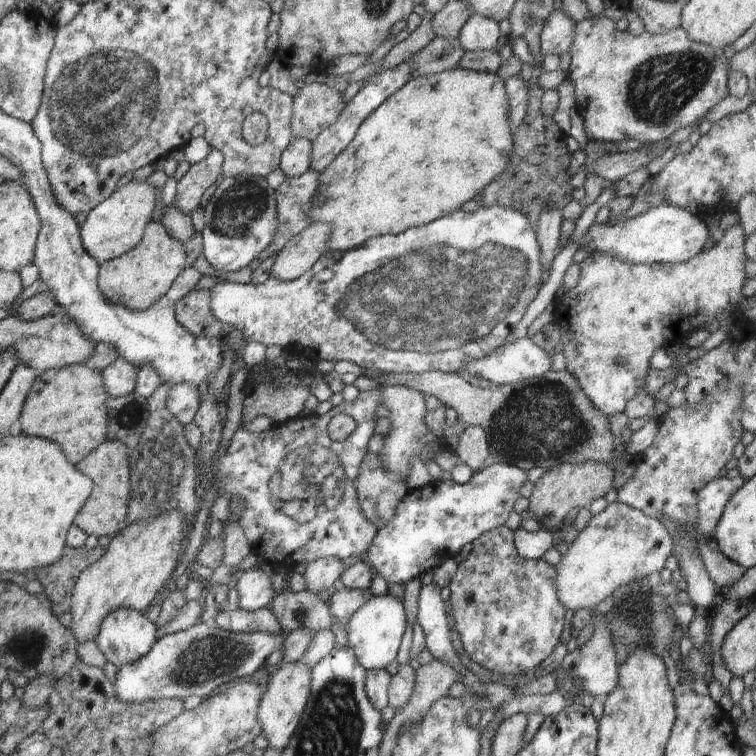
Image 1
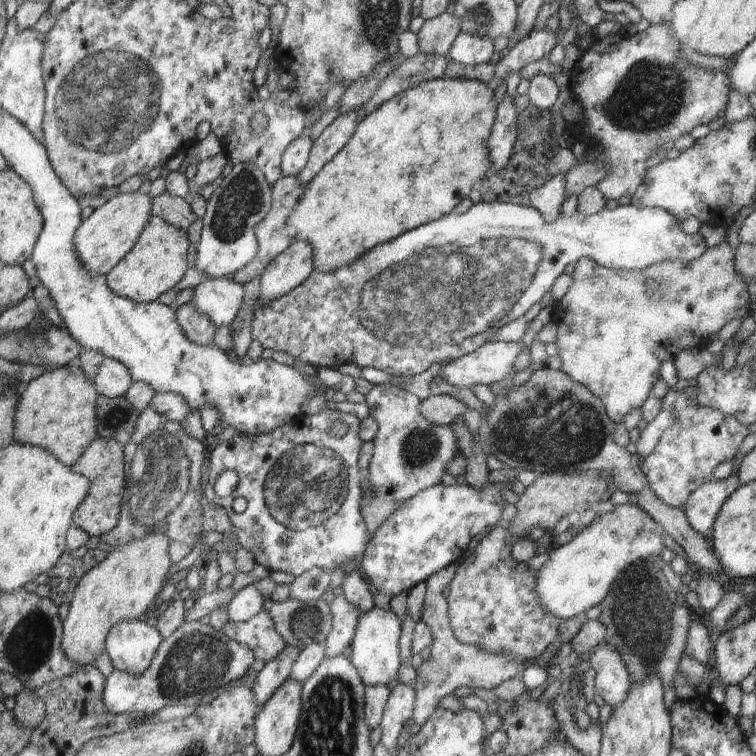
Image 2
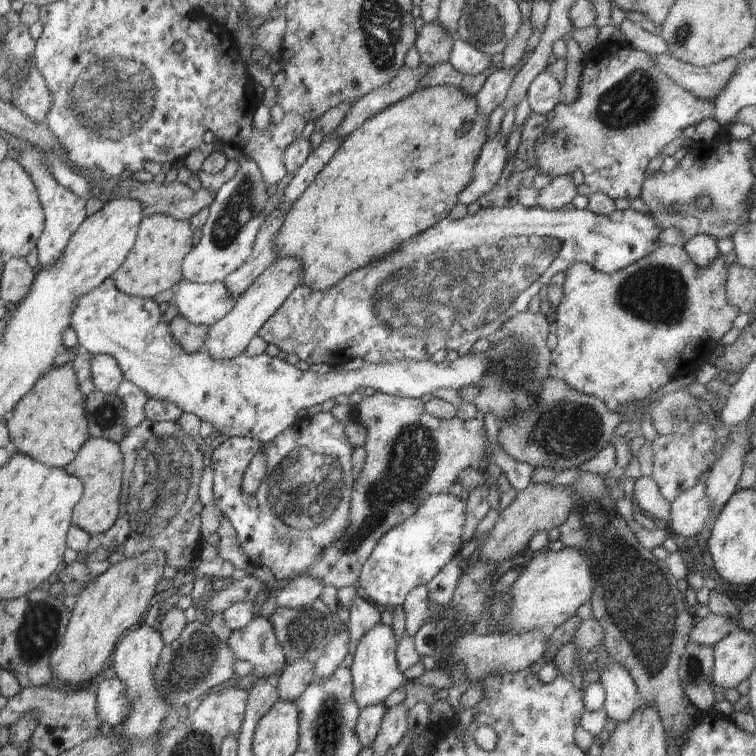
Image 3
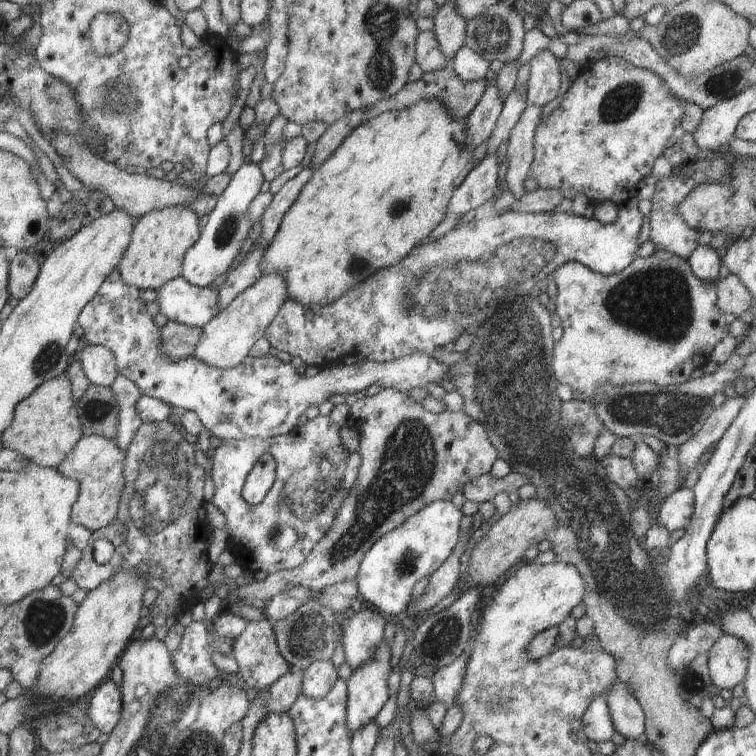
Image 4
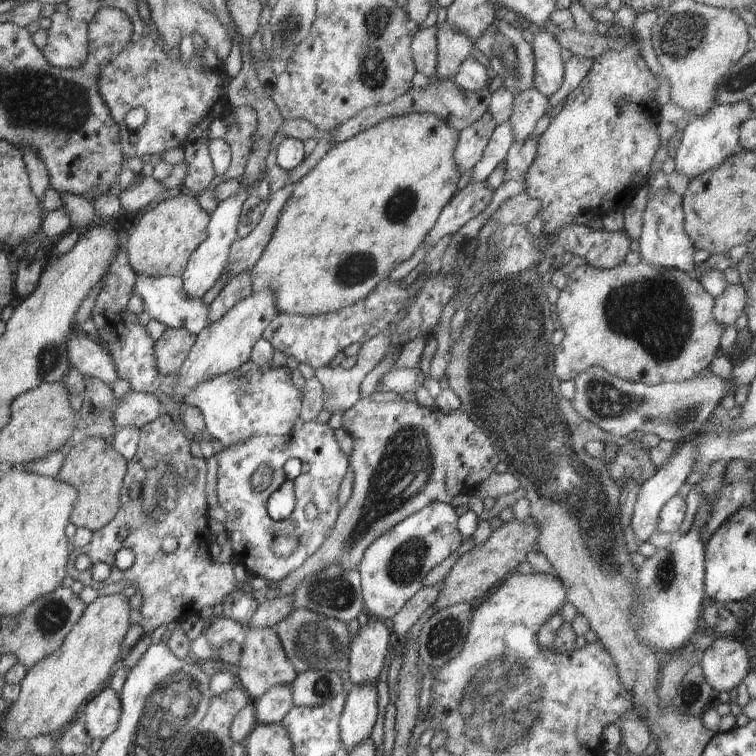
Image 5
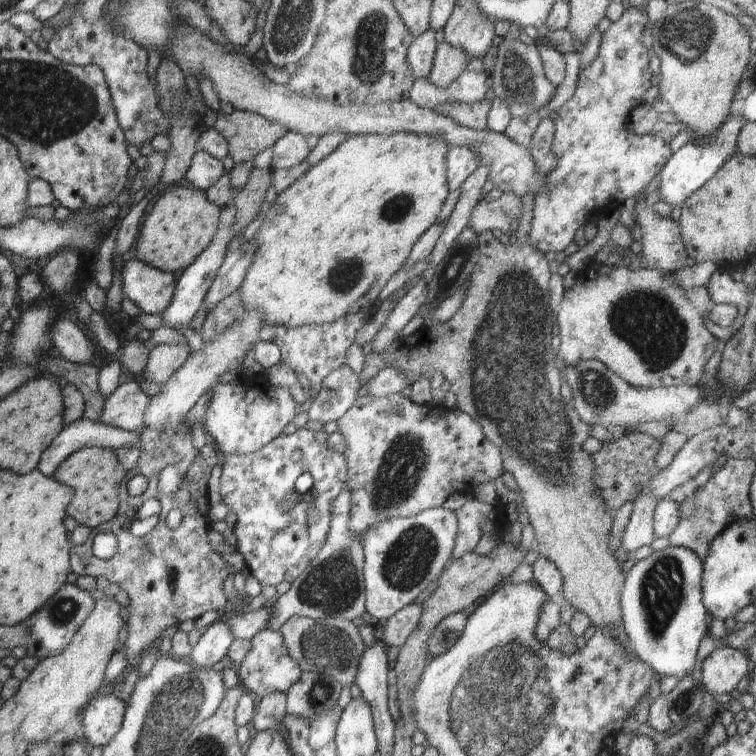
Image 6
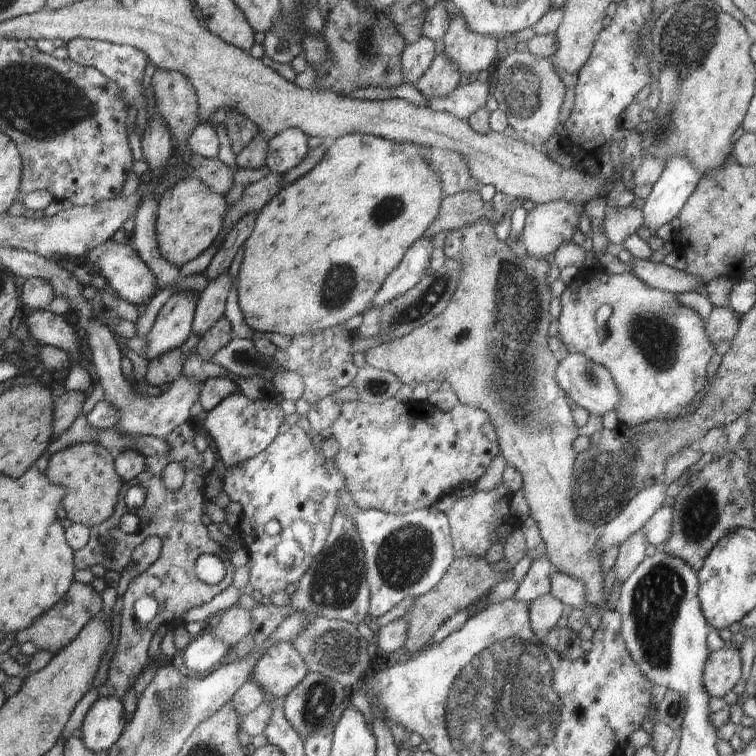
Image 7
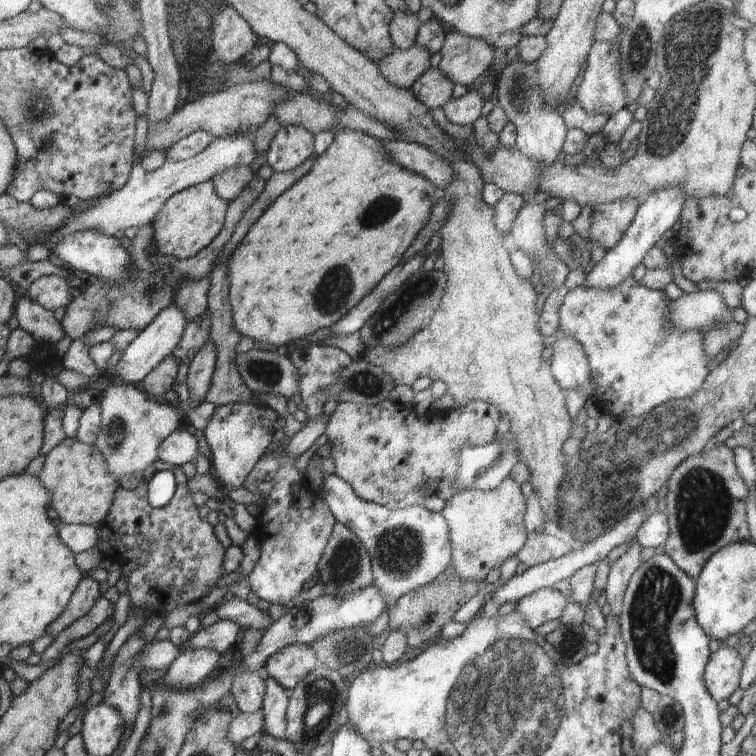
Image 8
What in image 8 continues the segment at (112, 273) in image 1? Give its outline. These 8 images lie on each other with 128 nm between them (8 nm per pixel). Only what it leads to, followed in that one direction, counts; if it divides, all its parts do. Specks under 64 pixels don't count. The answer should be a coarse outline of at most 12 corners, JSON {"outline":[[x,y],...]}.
{"outline":[[211,181],[170,196],[152,223],[158,250],[196,256],[229,203]]}

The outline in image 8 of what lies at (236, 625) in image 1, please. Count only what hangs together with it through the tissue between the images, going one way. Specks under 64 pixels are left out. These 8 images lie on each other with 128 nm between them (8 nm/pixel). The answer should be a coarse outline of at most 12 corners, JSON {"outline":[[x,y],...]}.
{"outline":[[310,645],[268,658],[261,673],[290,692],[320,663]]}

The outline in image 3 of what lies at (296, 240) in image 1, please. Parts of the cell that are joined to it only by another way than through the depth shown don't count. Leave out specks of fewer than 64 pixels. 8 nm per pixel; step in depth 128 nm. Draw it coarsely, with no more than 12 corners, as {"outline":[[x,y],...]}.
{"outline":[[277,258],[208,327],[214,360],[245,352],[302,285],[302,262]]}

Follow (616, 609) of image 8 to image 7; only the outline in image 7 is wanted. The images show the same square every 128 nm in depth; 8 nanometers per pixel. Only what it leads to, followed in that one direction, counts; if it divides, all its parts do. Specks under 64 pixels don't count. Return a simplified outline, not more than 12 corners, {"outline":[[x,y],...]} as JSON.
{"outline":[[643,528],[620,547],[615,563],[616,581],[627,577],[645,560]]}

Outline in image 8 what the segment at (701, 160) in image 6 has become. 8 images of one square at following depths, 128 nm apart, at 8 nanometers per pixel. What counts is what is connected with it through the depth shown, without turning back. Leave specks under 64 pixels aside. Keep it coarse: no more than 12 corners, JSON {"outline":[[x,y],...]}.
{"outline":[[679,189],[640,203],[623,238],[587,275],[601,290],[633,278],[681,216]]}

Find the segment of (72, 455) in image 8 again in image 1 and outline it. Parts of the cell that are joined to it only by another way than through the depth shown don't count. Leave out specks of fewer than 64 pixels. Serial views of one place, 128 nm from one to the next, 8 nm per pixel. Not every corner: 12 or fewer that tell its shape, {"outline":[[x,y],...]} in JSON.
{"outline":[[106,439],[76,470],[94,487],[73,524],[87,536],[122,530],[129,450]]}

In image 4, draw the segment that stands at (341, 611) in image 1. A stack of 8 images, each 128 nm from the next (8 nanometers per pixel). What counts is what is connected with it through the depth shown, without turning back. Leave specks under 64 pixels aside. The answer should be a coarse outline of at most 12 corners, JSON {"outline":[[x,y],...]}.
{"outline":[[331,660],[303,671],[302,693],[324,697],[338,680]]}

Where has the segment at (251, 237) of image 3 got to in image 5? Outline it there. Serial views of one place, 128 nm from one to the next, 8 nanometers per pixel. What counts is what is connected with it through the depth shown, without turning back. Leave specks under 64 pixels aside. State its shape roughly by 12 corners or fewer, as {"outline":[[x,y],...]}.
{"outline":[[237,194],[211,213],[207,238],[182,274],[187,298],[201,300],[224,272],[245,201]]}

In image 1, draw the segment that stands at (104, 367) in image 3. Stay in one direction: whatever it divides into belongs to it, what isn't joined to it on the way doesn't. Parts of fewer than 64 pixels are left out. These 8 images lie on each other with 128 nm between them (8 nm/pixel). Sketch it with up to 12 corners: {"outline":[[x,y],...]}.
{"outline":[[119,357],[102,370],[110,397],[135,390],[138,367]]}

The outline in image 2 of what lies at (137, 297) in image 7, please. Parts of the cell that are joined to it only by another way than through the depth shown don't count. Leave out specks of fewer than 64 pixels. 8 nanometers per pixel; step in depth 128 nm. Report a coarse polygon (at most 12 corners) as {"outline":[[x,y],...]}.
{"outline":[[225,277],[196,285],[192,304],[230,326],[244,285]]}

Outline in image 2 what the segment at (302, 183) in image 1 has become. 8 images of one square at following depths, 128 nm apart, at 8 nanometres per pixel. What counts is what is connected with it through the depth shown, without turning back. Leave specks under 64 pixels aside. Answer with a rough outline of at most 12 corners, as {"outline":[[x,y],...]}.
{"outline":[[297,177],[272,188],[268,216],[256,227],[258,254],[235,272],[245,285],[294,241],[288,216],[304,194]]}

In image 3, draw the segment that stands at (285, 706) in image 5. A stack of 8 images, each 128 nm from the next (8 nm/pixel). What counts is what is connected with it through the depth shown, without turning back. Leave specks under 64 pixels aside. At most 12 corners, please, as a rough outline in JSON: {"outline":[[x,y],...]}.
{"outline":[[310,660],[287,663],[278,699],[296,702],[316,676]]}

